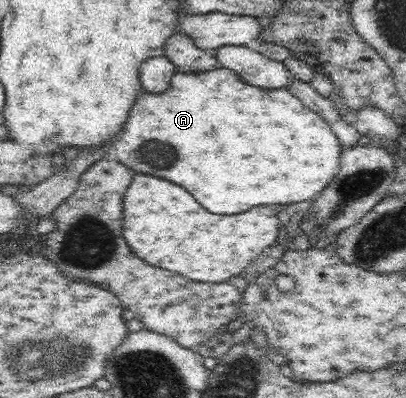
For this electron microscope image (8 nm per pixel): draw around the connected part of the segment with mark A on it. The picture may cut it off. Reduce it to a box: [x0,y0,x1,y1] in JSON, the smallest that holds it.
[112,67,343,215]

